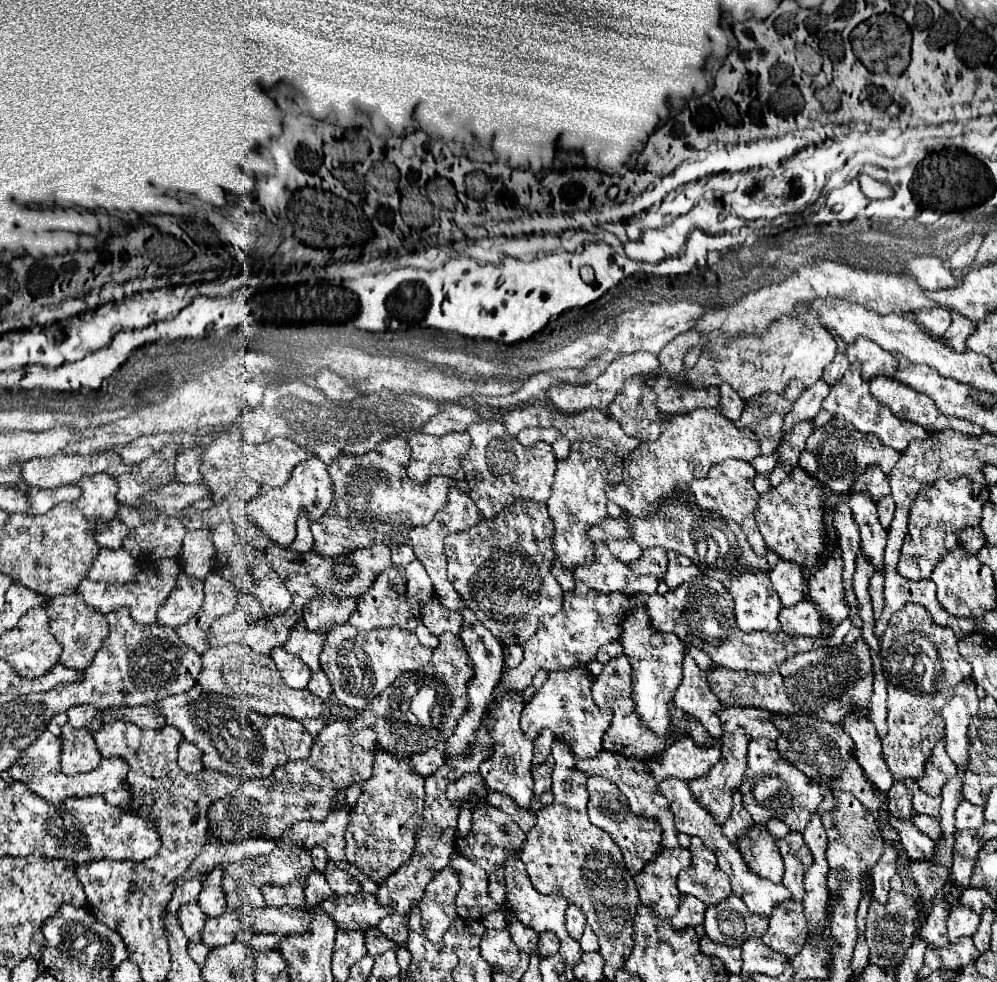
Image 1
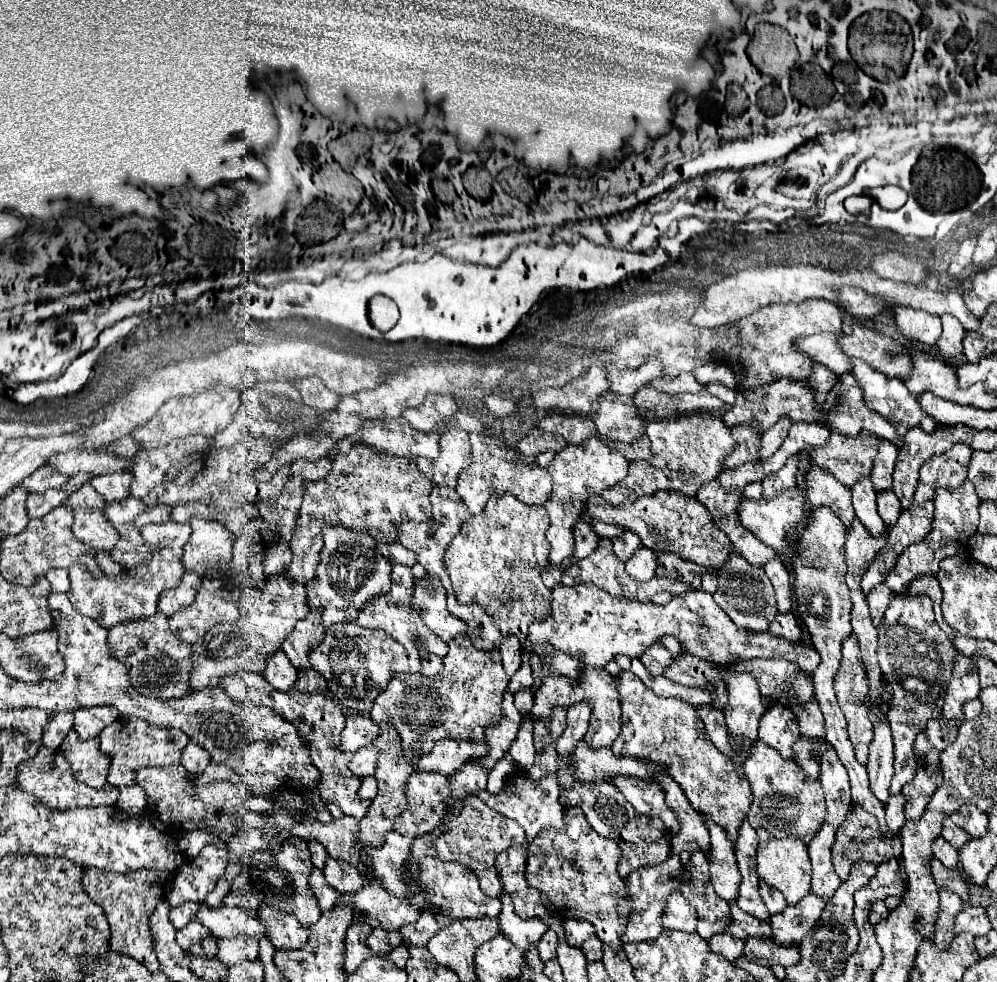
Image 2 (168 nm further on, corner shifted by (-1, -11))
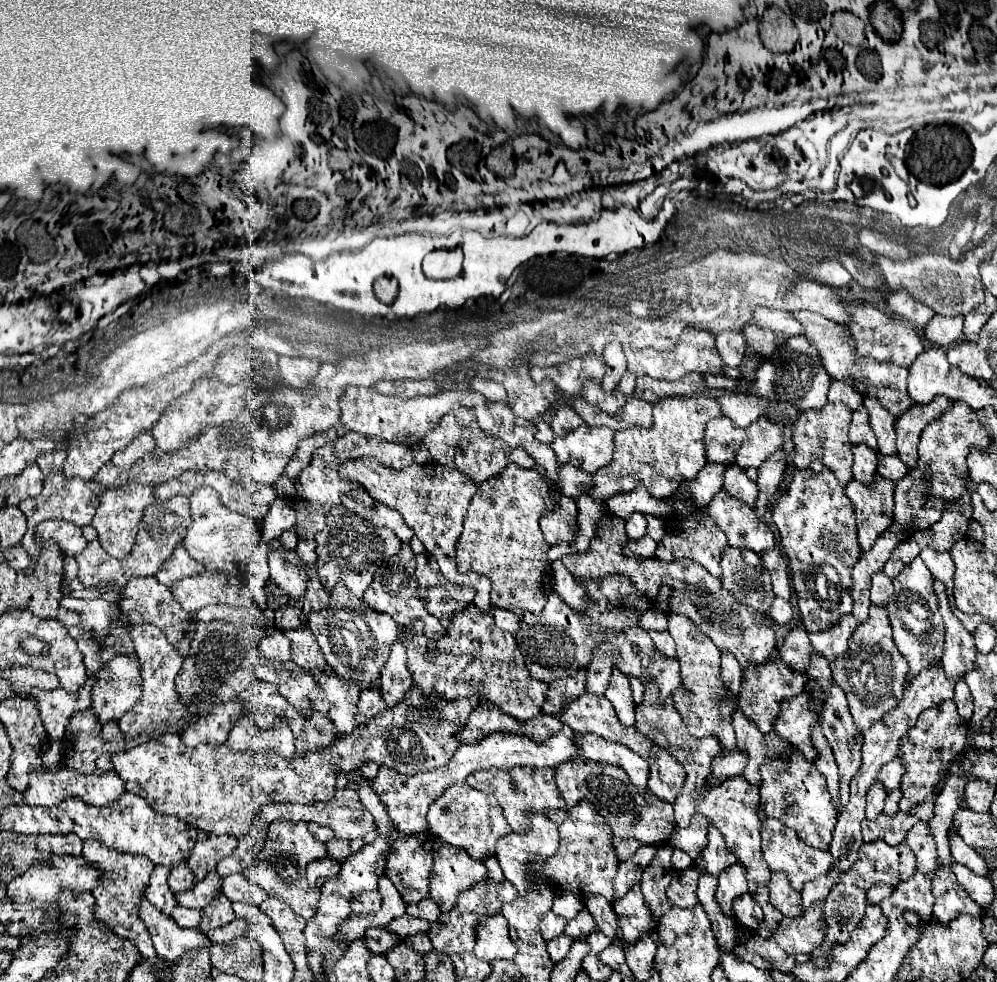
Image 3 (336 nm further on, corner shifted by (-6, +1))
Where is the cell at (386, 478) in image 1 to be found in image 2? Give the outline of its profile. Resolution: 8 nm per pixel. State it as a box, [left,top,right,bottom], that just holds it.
[287,442,433,584]

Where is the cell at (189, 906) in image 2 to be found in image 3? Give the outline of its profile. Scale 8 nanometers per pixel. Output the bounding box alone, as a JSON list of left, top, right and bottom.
[168,860,194,894]

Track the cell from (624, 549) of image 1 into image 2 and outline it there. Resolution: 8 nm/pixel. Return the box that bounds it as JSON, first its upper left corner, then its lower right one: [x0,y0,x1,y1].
[613,534,641,562]

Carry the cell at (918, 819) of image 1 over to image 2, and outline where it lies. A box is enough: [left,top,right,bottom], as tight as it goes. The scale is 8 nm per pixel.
[933,838,957,868]

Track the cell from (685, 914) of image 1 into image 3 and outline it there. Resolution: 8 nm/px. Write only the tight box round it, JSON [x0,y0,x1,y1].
[668,866,700,908]

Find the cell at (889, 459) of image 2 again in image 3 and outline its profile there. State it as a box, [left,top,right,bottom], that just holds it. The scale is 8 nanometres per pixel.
[864,396,896,454]

